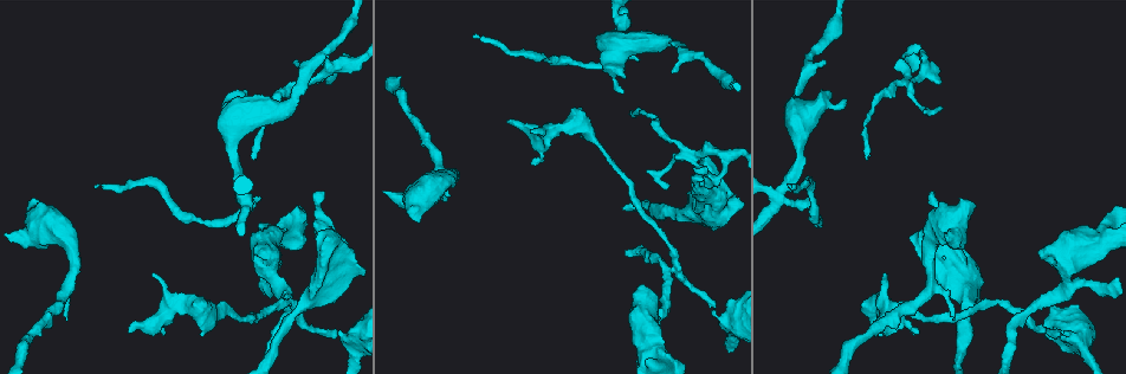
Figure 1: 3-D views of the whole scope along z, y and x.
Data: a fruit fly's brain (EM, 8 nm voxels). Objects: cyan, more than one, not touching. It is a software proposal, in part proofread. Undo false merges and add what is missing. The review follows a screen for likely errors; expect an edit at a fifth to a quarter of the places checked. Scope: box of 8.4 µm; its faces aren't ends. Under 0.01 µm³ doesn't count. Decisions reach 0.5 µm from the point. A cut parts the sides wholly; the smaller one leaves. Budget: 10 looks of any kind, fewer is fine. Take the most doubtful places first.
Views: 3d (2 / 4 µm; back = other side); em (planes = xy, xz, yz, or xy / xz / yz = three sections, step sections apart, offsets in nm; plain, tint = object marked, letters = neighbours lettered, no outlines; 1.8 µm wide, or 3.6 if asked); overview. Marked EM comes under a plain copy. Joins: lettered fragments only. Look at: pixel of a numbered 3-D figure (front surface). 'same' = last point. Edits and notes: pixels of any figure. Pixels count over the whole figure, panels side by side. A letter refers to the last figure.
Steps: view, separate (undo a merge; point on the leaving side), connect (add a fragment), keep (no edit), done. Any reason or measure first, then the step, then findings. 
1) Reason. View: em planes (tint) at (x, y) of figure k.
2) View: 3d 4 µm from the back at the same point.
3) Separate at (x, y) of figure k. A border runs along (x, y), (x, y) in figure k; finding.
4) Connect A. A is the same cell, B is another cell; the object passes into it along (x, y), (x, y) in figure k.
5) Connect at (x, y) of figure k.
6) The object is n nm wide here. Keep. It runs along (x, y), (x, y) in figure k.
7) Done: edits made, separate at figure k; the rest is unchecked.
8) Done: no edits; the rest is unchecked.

Looks like a crossing. View: em planes (letters) at (300, 314) of figure 1.

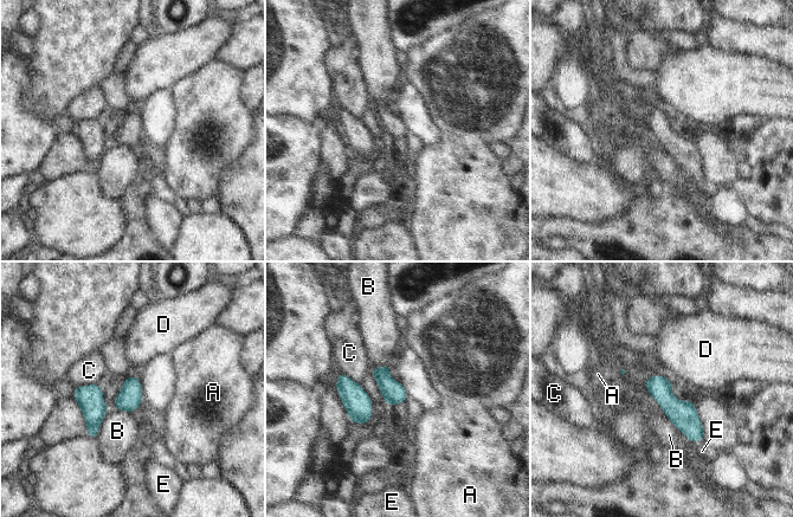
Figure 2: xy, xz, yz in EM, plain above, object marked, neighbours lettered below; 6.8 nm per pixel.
The longest contact is with B, 220 nm. Keep. A, B, C, D and E are other cells; a border runs along (109, 408), (95, 437) in figure 2; all the same cell.

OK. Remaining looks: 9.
View: 3d 2 µm at (779, 196) of figure 1.

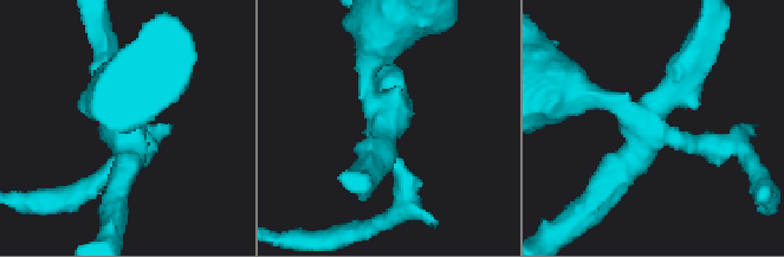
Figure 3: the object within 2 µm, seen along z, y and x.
4 arms meet here. View: em yz step 16 (letters) at (384, 126) of figure 3.

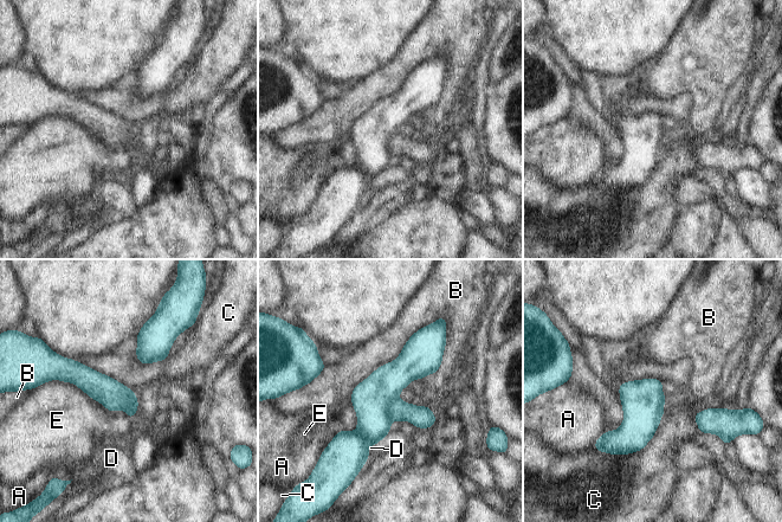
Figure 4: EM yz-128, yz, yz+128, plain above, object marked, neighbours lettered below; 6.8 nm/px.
View: em planes (letters) at the same point.

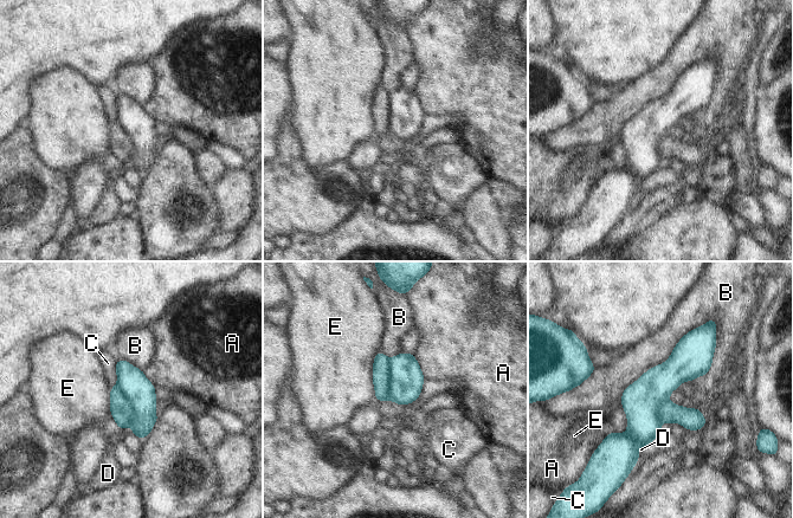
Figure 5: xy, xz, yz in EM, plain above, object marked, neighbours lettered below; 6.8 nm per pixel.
The longest contact is with B, 800 nm. Separate at (380, 376) of figure 5. A, B, C, D and E are other cells; two cells meet here.

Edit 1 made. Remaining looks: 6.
View: overview.

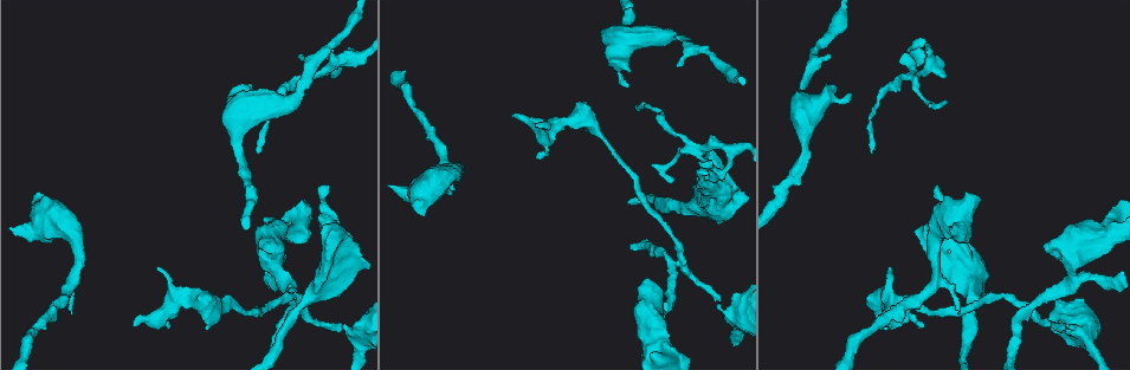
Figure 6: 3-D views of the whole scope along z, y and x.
Sudden change in width. View: em xy step 8 (tint) at (544, 130) of figure 6.

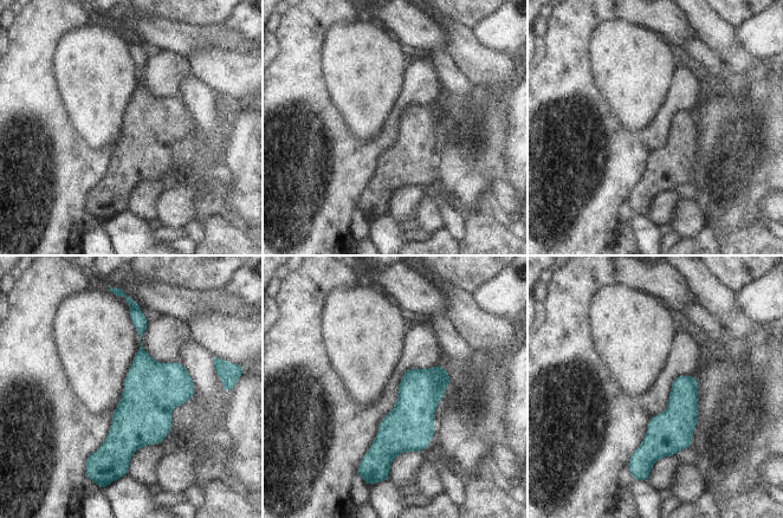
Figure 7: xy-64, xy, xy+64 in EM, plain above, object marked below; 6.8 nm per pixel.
View: em xy step 8 (letters) at the same point.

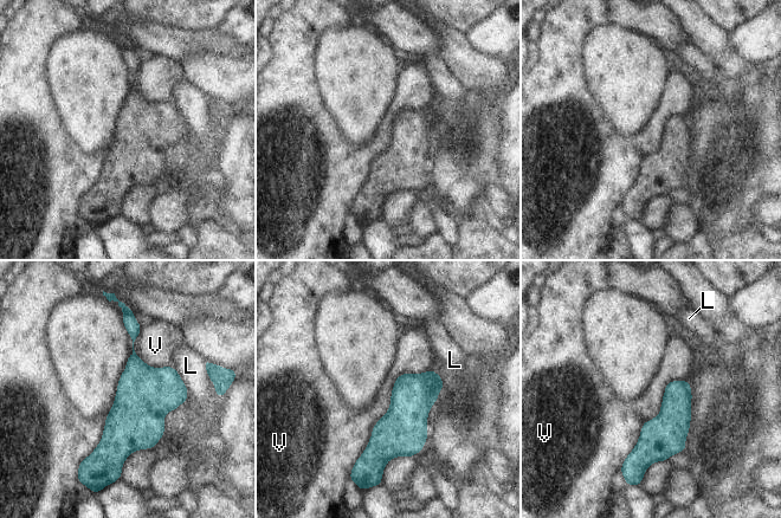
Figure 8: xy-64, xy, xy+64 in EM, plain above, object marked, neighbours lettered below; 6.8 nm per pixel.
Keep. L and V are other cells; a border runs along (431, 369), (401, 374), (376, 422) in figure 8; continuous, no second cell.

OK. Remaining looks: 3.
View: em planes (letters) at (324, 225) of figure 6.

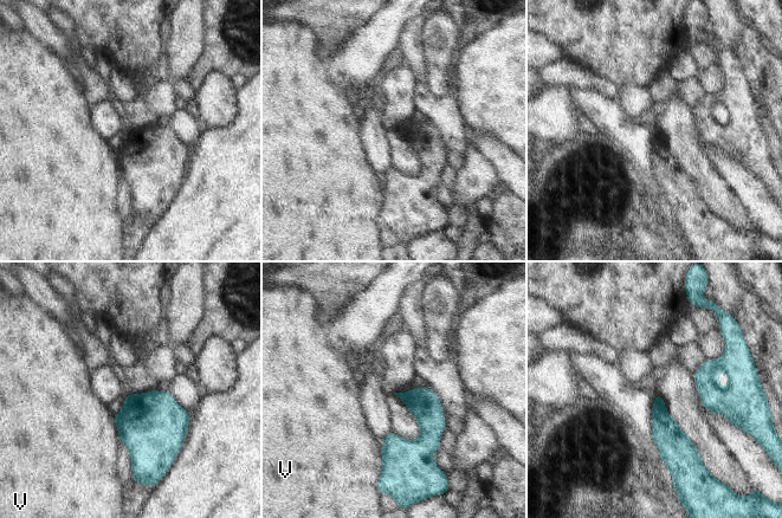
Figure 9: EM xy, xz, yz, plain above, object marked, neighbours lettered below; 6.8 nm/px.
Keep. V is another cell; a border runs along (112, 418), (120, 441) in figure 9; no lettered fragment goes on from it.

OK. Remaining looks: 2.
Done: edits made, separate at figure 5; the rest is unchecked.

